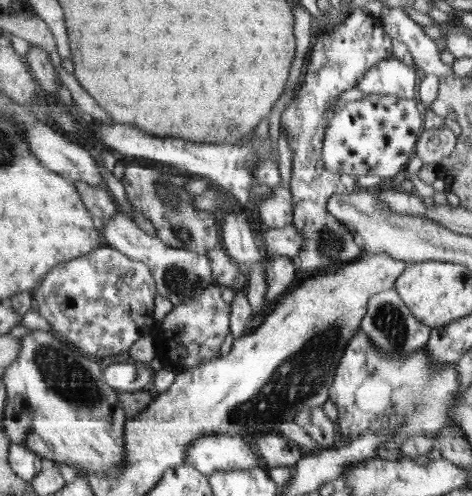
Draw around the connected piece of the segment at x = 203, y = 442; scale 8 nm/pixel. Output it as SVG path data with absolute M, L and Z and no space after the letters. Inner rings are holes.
M220 433L198 438L188 450L186 464L198 468L208 477L219 471L264 468L262 458L245 438Z

